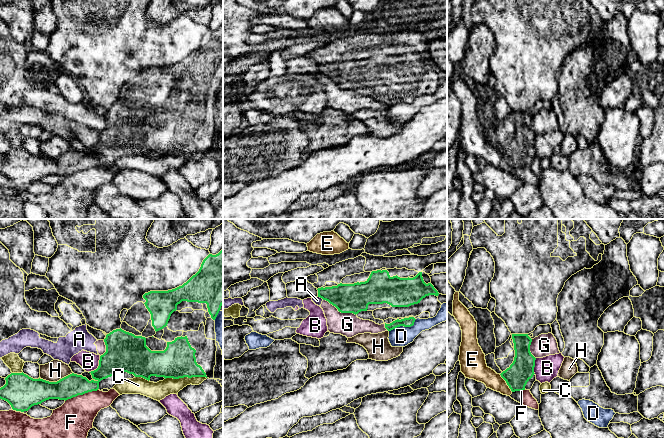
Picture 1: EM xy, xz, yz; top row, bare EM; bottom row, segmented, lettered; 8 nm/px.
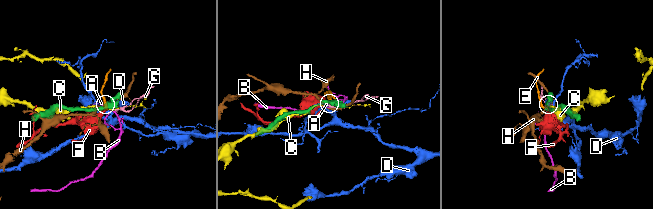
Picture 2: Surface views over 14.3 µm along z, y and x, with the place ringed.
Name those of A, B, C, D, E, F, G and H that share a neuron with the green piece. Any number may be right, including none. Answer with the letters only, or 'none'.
none

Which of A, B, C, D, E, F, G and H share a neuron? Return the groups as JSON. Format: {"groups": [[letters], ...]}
{"groups": [["A", "G"], ["B"], ["C"], ["D"], ["E", "F"], ["H"]]}

